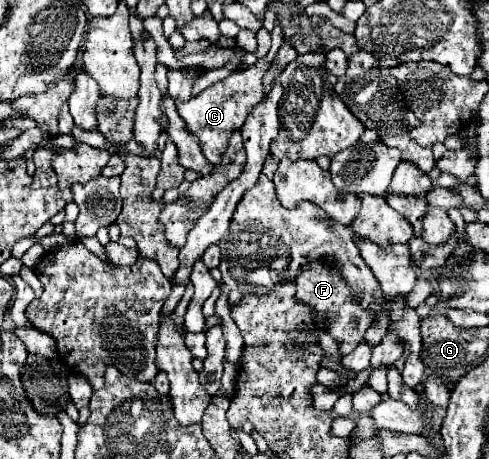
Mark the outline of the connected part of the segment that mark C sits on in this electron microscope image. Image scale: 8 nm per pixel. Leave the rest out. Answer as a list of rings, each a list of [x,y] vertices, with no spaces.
[[[269,54],[261,60],[257,60],[253,66],[233,70],[225,80],[205,88],[195,98],[191,98],[187,102],[175,102],[179,116],[187,124],[187,130],[199,138],[201,150],[203,150],[205,158],[211,164],[221,162],[221,154],[225,152],[225,146],[227,146],[227,140],[229,140],[231,132],[239,130],[243,126],[243,122],[245,122],[247,114],[251,112],[251,108],[257,102],[261,102],[261,98],[265,96],[263,76],[265,76],[267,70],[269,70]]]

